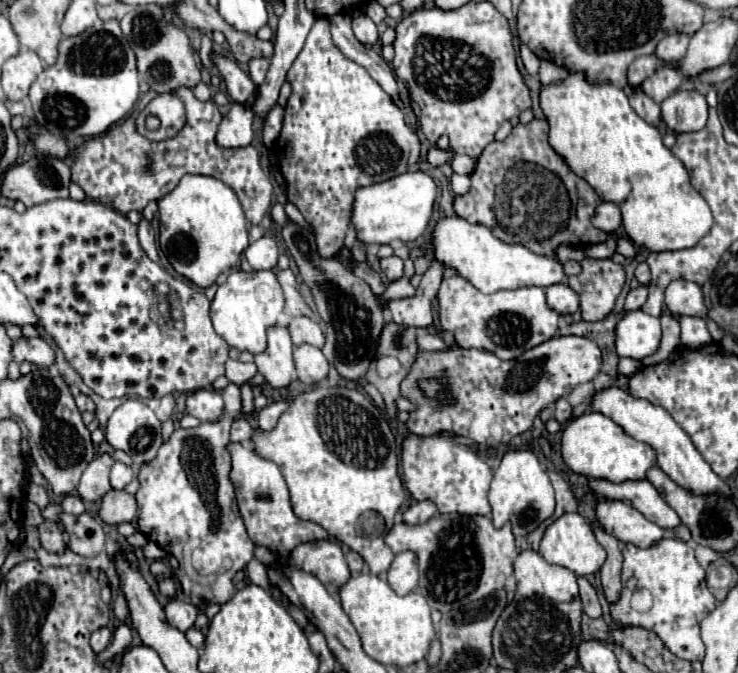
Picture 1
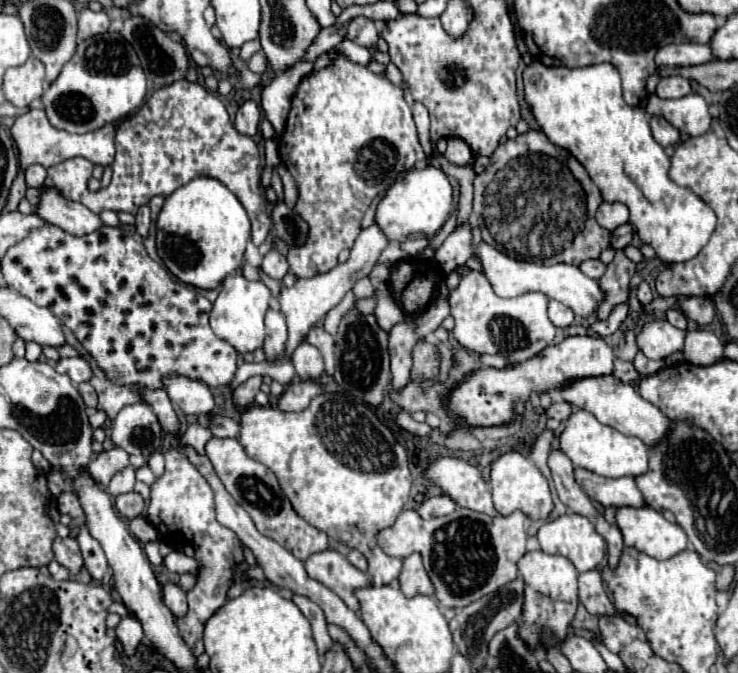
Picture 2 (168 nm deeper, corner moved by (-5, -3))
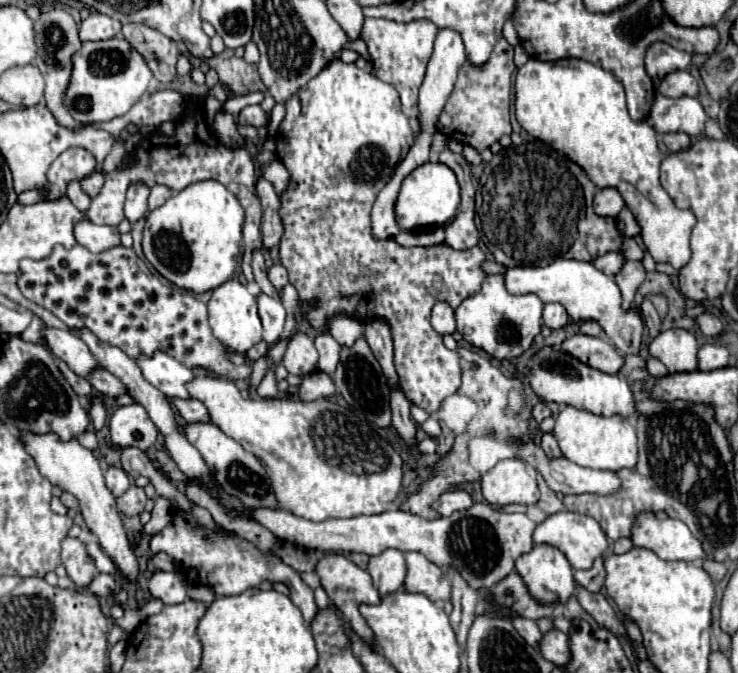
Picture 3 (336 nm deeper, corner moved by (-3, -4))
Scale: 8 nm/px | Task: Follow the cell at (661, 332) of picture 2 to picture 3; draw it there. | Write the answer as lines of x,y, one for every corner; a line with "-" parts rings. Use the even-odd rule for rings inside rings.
670,328
660,332
648,346
648,354
660,360
670,372
692,372
698,368
696,362
698,342
694,334
682,328

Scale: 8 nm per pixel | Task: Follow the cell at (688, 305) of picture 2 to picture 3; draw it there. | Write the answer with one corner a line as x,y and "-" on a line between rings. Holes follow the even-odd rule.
702,312
696,318
696,324
700,326
704,336
718,336
722,332
722,322
714,314
710,314
710,312

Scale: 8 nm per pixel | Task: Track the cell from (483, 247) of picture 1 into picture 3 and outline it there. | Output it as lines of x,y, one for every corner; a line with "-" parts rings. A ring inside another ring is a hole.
556,258
552,264
544,268
542,266
506,268
504,280
506,280
506,290
510,294
536,294
542,302
560,302
574,322
596,320
616,348
620,348
624,354
638,354
644,330
640,314
634,310
626,312
620,308
622,298
618,284
600,270
596,270
590,262

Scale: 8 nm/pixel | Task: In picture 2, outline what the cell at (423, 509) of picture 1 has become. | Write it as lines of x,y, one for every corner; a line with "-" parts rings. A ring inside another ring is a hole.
438,495
438,497
430,497
426,499
418,513
424,517
424,519
430,519
430,517
438,517
438,515
448,515
456,509
458,505
448,497
448,495

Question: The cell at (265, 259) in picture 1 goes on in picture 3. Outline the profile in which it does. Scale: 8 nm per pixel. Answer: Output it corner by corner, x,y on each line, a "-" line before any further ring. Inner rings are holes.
274,264
268,270
268,280
276,286
276,288
284,288
288,284
288,270
282,264

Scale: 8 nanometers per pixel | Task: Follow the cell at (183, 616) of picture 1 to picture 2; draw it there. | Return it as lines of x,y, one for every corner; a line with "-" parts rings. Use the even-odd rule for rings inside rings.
166,583
162,585
162,599
164,605
174,613
174,615
186,615
186,591
182,591
176,583

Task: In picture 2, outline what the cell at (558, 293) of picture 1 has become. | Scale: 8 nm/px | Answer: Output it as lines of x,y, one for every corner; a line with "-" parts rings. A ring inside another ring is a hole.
560,301
548,303
548,317
556,327
568,327
574,321
574,313
570,311
570,307
566,307

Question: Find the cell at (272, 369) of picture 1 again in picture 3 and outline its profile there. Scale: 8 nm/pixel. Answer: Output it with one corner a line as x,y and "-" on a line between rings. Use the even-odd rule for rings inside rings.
258,294
258,314
262,318
262,328
264,328
264,340
268,344
278,342
284,322
286,322
286,310
280,300
270,298
266,294

